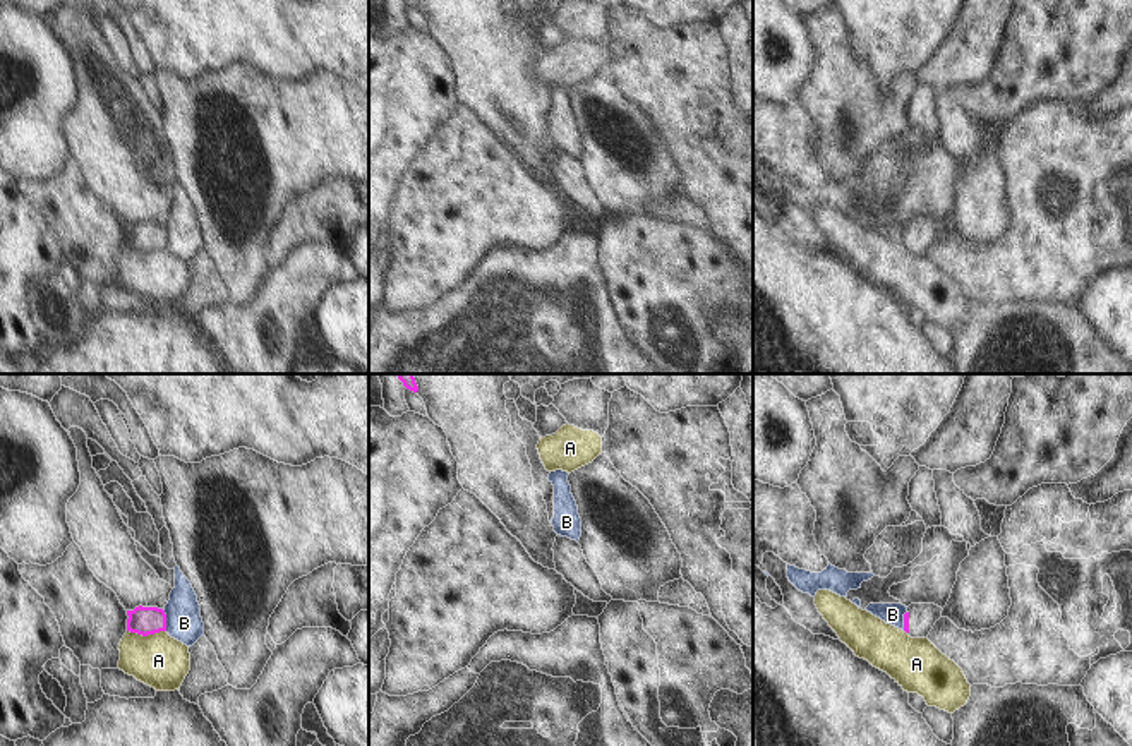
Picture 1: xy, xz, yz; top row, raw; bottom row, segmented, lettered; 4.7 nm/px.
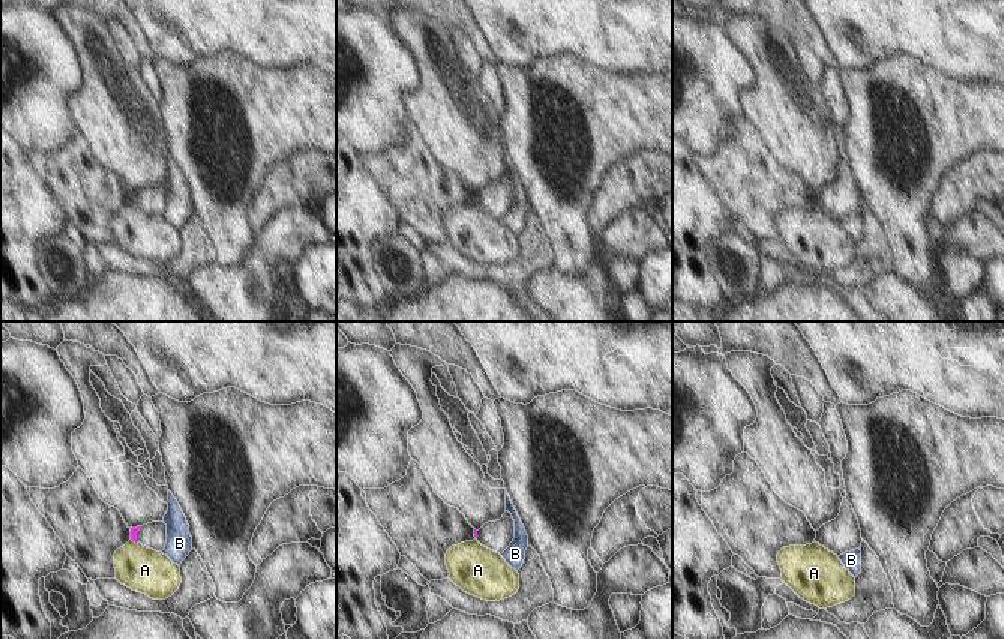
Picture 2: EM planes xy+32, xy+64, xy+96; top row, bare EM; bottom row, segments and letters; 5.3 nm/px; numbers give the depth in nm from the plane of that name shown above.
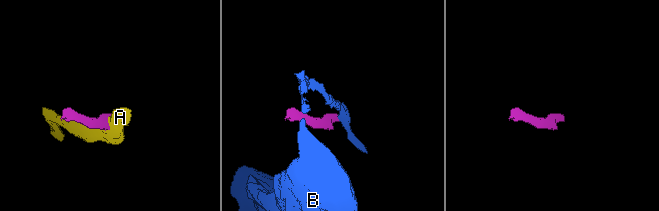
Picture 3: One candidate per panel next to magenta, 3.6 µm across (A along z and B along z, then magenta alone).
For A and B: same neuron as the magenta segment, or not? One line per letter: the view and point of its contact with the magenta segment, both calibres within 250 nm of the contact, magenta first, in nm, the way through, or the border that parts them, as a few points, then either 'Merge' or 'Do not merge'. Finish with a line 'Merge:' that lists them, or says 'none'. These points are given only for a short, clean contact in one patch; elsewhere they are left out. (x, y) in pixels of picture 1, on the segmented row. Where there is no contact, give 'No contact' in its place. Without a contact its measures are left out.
A: Touches magenta at xy (146, 635). Thickness 130 nm (magenta) against 260 nm. Boundary: xy (127, 630), (138, 635), (165, 631). Do not merge
B: Touches magenta at xy (165, 619). Thickness 130 nm (magenta) against 170 nm. Boundary: xy (162, 609), (167, 630). Do not merge
Merge: none

